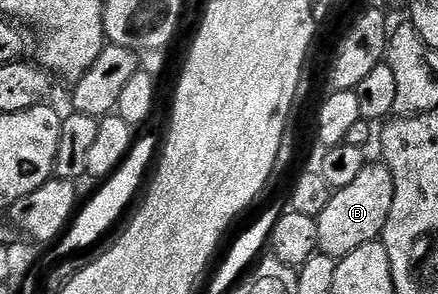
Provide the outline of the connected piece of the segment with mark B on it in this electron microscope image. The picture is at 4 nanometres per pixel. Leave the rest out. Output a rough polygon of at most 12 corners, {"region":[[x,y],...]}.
{"region":[[365,164],[316,217],[318,250],[340,259],[378,240],[395,183]]}

